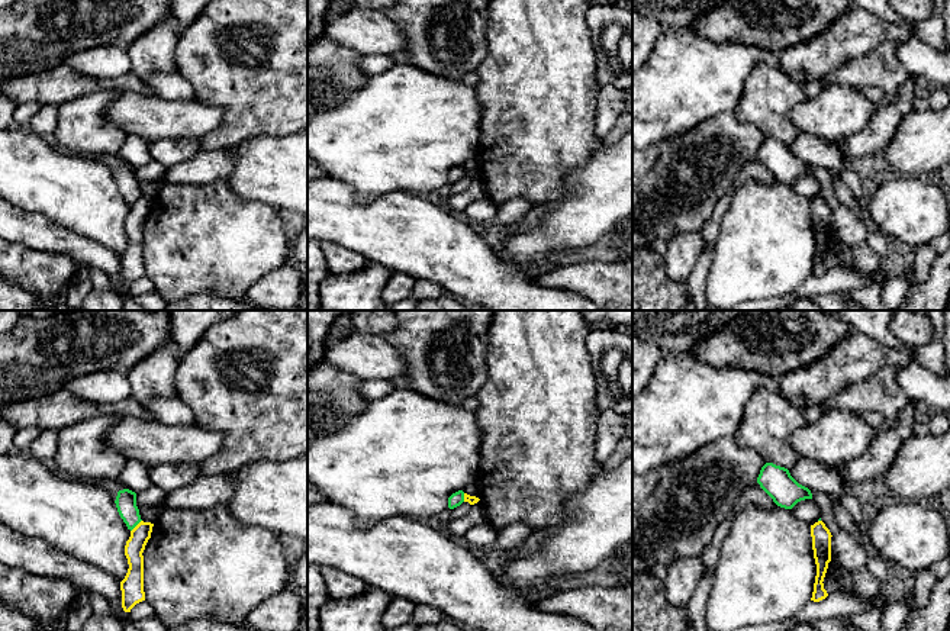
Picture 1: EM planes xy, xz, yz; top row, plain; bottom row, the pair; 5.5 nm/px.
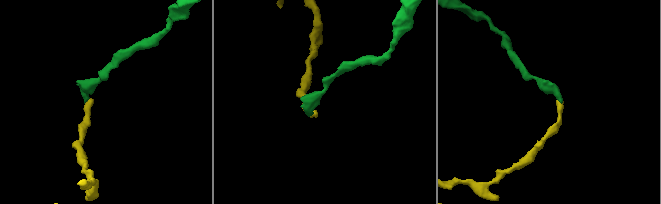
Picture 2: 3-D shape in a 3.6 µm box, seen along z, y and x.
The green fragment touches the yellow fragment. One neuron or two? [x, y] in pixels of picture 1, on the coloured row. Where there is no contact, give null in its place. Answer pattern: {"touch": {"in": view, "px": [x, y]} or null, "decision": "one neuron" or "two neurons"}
{"touch": {"in": "xy", "px": [137, 524]}, "decision": "two neurons"}

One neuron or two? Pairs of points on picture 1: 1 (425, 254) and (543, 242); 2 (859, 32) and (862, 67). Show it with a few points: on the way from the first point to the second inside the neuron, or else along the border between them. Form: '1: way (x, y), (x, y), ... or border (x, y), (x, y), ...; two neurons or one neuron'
1: border (499, 251), (512, 261), (528, 267); two neurons
2: border (892, 42), (882, 41), (830, 71); two neurons

